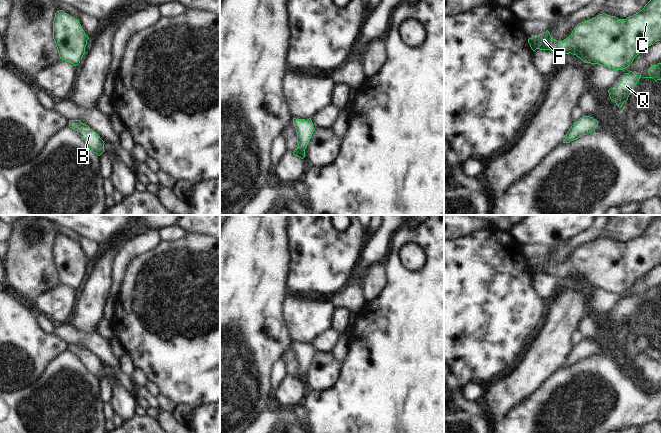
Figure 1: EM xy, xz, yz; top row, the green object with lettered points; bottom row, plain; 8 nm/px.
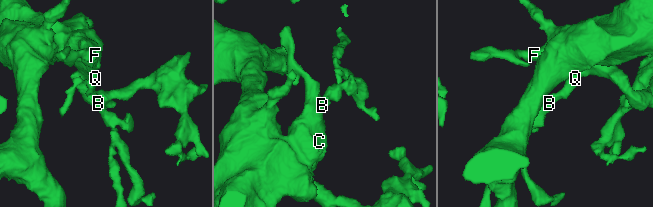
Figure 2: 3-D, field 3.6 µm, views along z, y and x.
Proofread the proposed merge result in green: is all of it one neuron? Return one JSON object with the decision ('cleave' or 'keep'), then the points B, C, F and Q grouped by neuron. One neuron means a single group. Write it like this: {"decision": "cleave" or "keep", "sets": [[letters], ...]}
{"decision": "keep", "sets": [["B", "C", "F", "Q"]]}

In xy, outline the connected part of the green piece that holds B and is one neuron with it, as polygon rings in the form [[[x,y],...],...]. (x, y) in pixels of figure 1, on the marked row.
[[[70,120],[69,127],[74,129],[77,134],[85,141],[86,146],[100,156],[104,152],[104,141],[88,125],[80,120]]]

